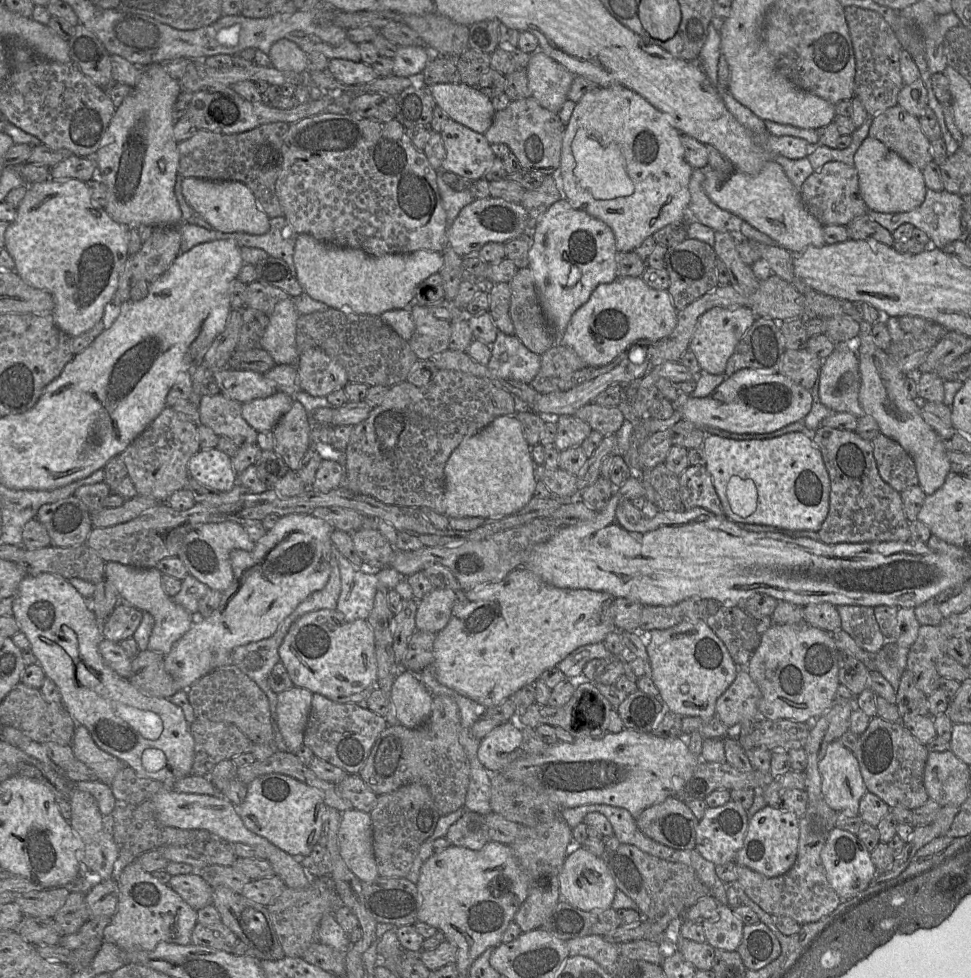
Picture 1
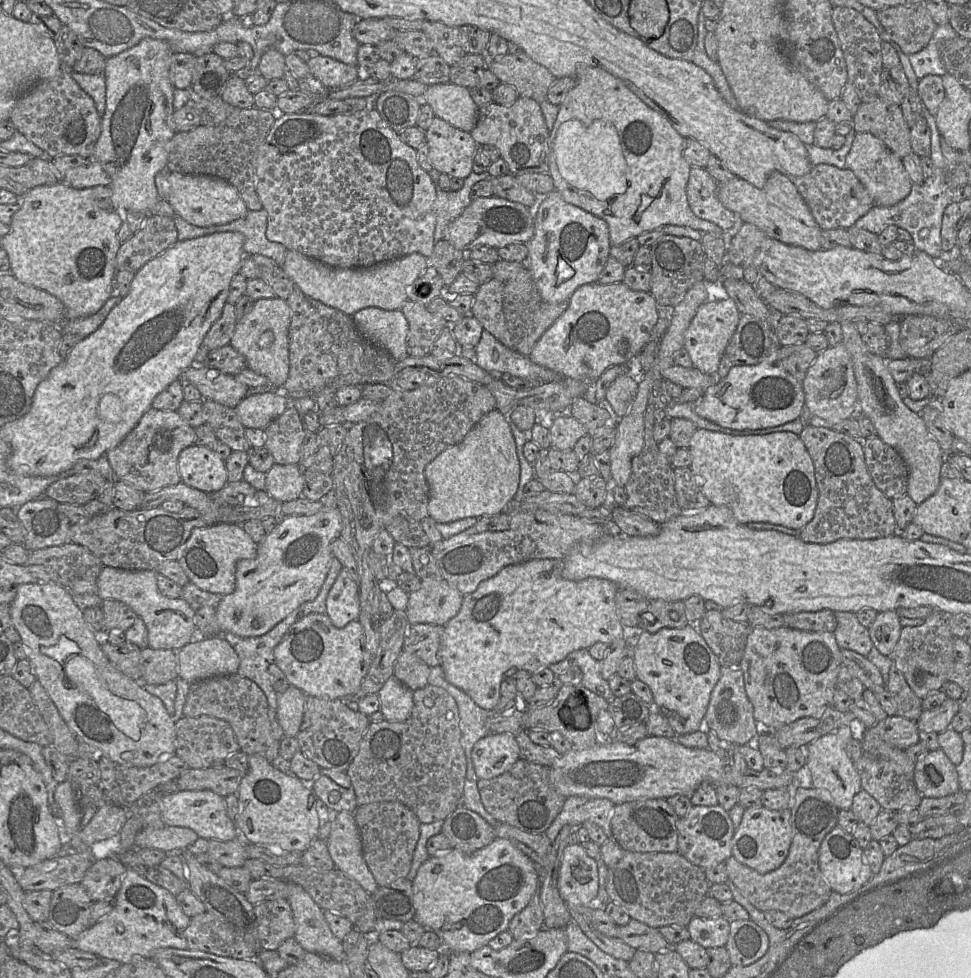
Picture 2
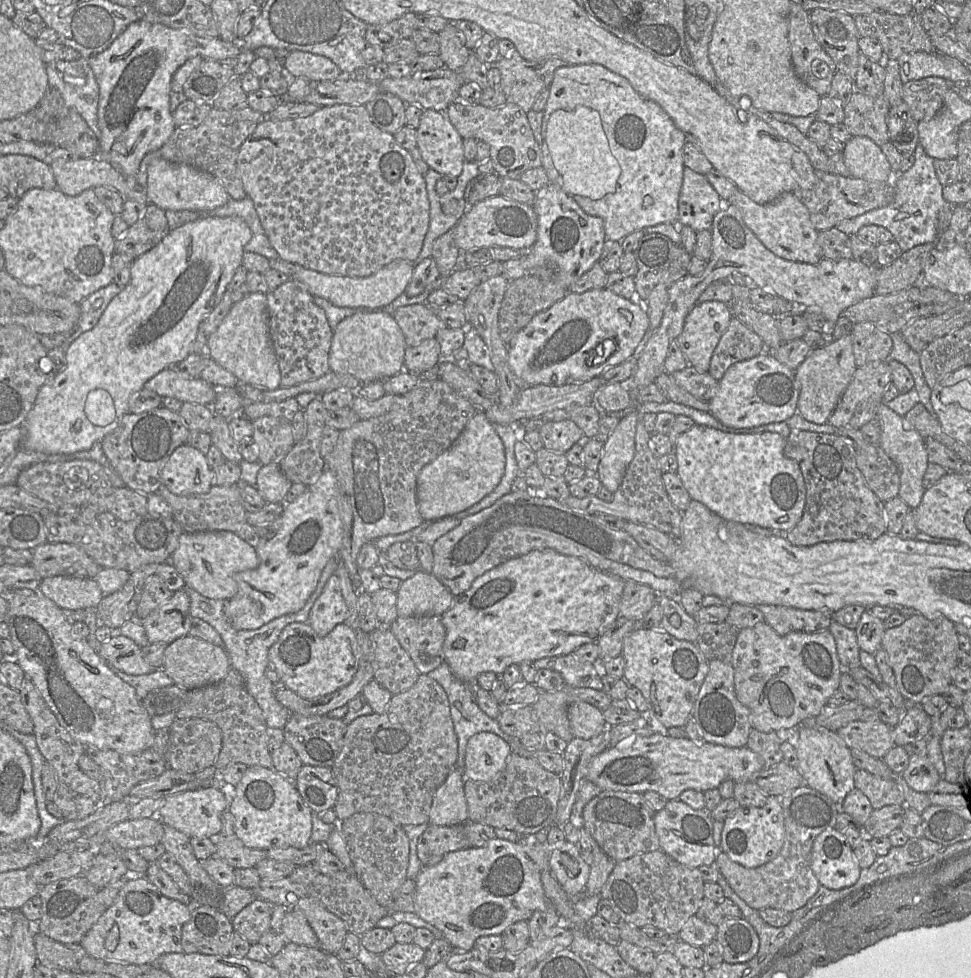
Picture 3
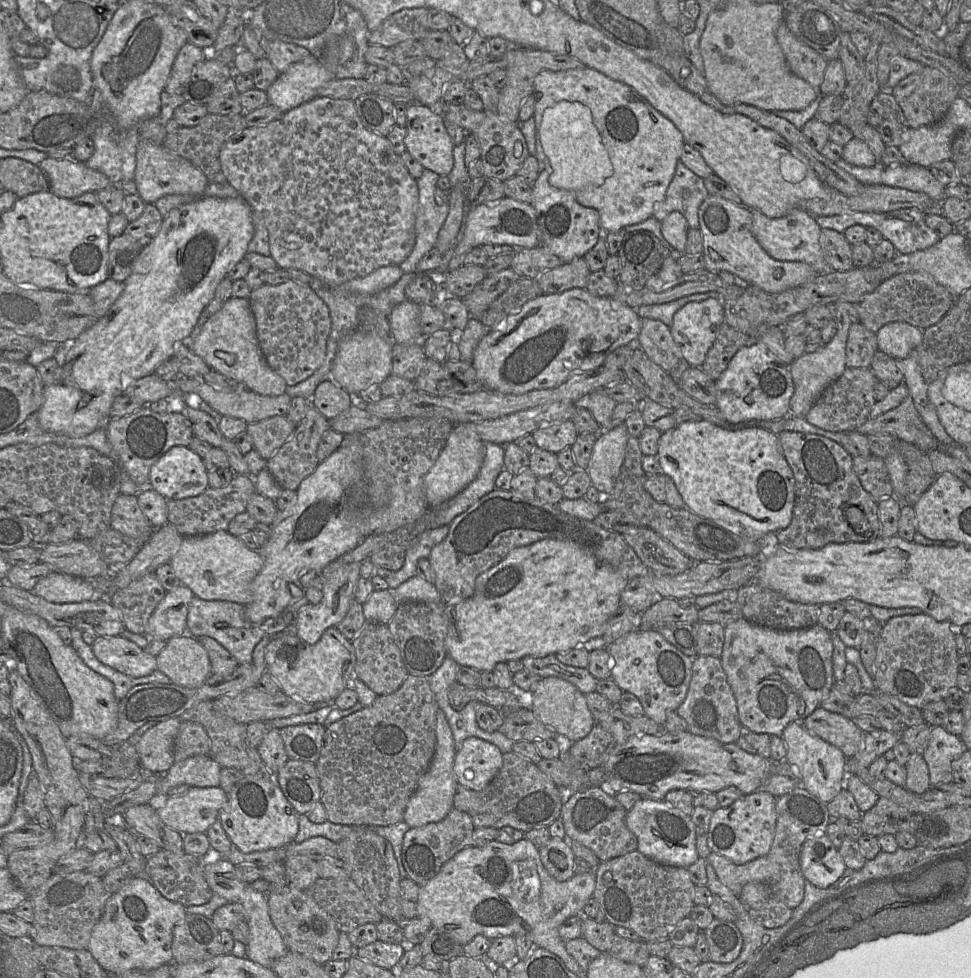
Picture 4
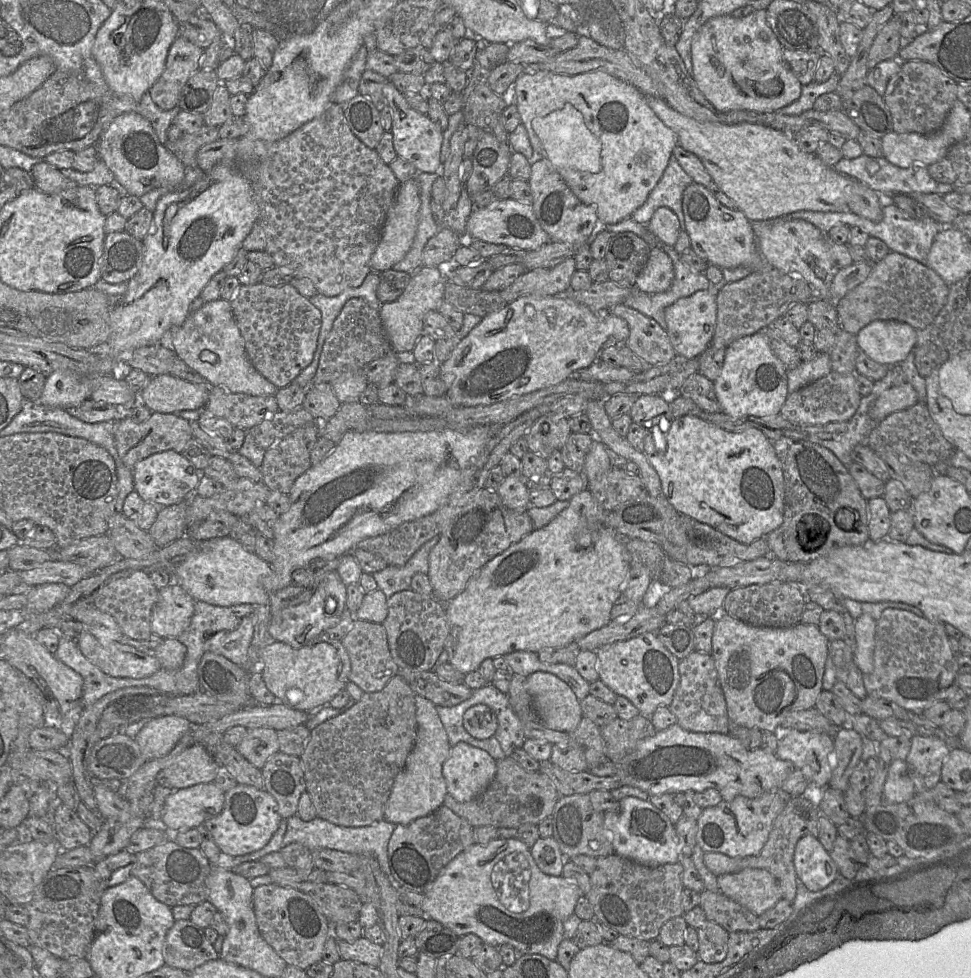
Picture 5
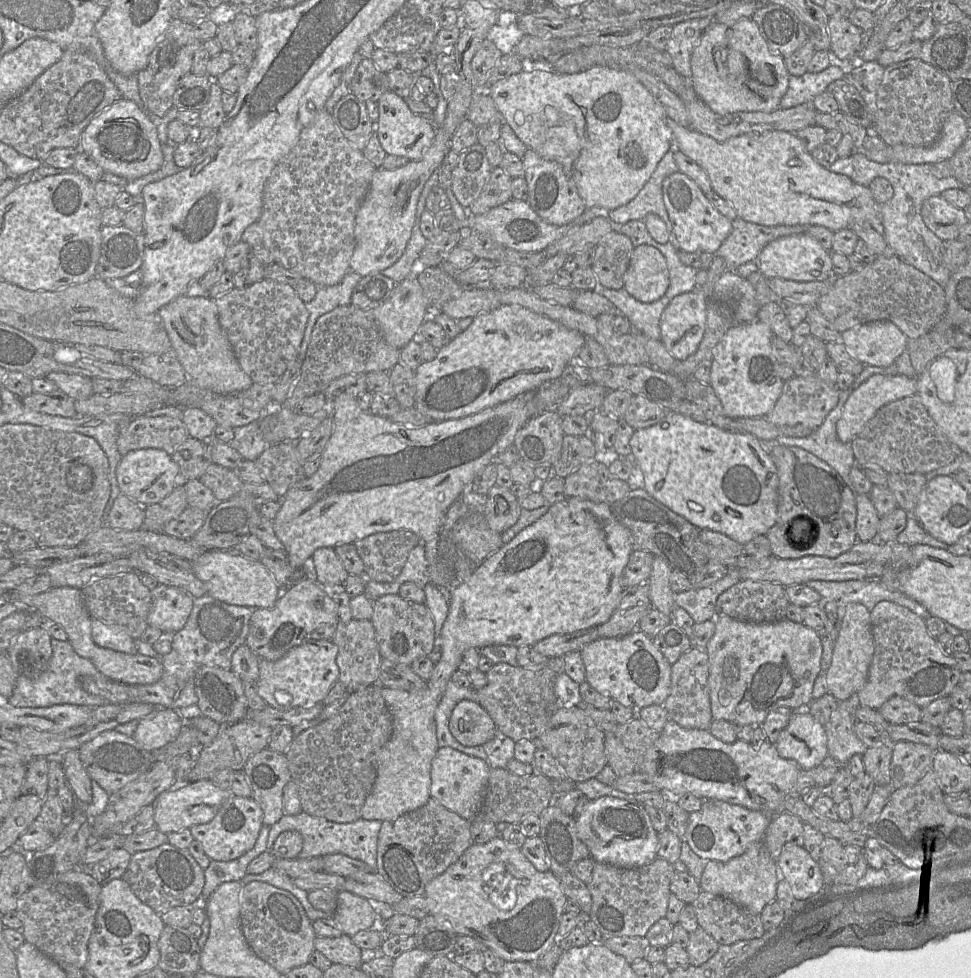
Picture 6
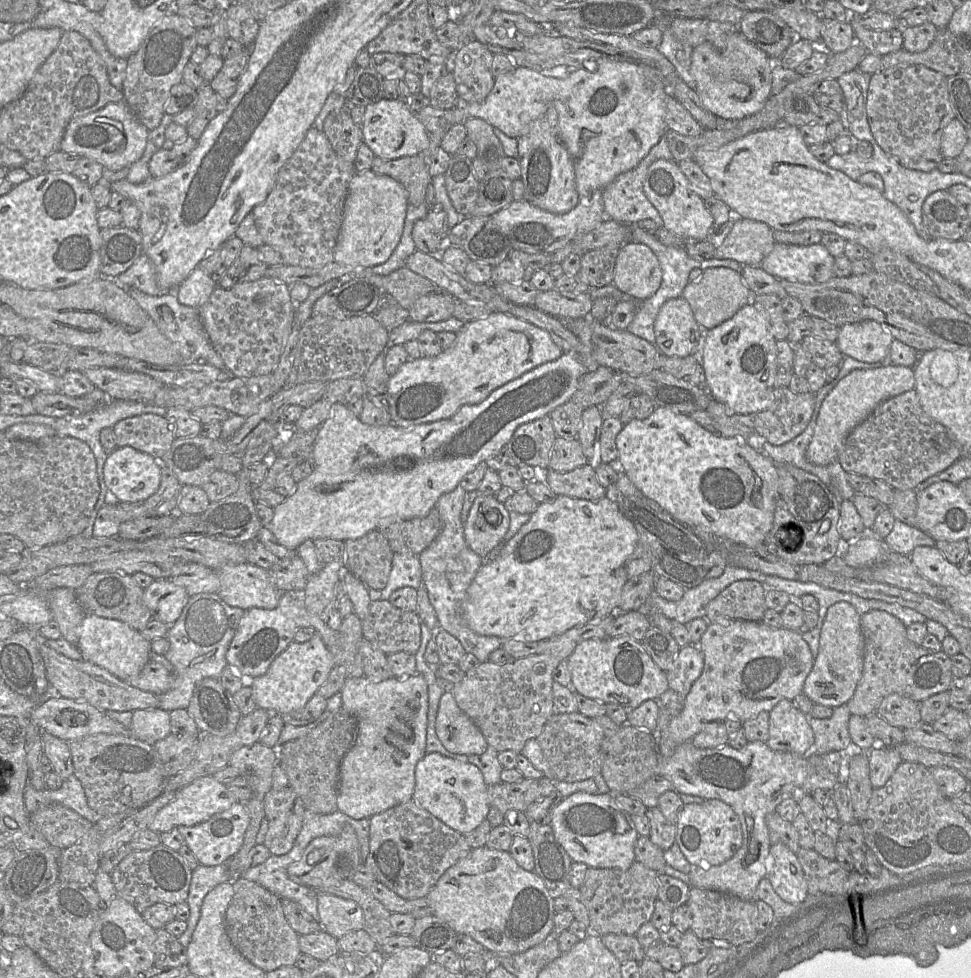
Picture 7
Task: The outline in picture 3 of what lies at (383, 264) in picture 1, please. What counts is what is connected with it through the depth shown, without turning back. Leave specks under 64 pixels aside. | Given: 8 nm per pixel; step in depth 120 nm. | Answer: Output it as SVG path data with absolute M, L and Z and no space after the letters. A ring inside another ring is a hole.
M395 260L367 277L336 276L296 264L291 277L302 283L313 295L325 298L335 306L380 310L405 292L414 270L413 261Z

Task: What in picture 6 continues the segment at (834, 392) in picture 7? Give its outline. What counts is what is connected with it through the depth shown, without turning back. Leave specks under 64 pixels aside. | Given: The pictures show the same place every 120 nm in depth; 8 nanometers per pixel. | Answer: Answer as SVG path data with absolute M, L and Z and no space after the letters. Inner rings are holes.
M874 374L869 377L858 388L852 390L845 402L842 416L836 423L836 432L838 439L843 443L851 442L858 434L862 432L866 424L875 416L883 406L917 394L918 379L907 376Z

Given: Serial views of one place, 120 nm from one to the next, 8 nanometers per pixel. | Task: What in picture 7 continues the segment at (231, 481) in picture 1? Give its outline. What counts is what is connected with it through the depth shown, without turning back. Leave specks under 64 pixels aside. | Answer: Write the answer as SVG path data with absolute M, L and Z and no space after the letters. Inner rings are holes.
M123 446L108 454L103 475L108 490L119 502L144 502L159 488L161 467L151 455Z

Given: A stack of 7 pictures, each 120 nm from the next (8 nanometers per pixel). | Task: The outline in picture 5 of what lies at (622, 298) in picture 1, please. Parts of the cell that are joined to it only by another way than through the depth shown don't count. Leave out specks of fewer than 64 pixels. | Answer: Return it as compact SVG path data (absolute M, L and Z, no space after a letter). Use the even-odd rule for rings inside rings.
M569 296L520 297L483 317L466 337L456 343L450 357L440 364L440 378L446 385L445 396L455 407L472 407L503 402L557 385L594 363L609 337L626 341L629 333L624 319L610 313L593 312Z

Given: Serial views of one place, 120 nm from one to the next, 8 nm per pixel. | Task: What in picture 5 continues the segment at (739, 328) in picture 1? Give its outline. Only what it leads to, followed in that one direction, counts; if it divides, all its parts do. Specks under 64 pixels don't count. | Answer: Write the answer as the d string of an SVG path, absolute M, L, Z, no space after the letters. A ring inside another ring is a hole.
M723 279L706 290L678 299L665 309L666 332L677 355L698 358L711 345L717 321L716 295L725 284Z

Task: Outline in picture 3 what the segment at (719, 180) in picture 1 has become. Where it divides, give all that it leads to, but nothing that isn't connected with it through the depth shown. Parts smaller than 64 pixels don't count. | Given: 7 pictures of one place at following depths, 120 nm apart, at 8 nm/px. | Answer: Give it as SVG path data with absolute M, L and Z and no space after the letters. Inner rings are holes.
M737 190L727 203L739 209L746 226L776 256L809 264L817 264L823 258L818 243L819 232L810 220L808 209L792 192L784 192L774 201L761 205Z

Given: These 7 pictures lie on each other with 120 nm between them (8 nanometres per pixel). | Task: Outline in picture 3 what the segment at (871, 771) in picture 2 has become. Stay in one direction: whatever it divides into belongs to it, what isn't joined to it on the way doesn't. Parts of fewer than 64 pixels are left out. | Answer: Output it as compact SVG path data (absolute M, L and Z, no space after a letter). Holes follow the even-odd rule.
M862 769L854 774L855 789L860 790L874 809L887 805L904 805L905 798L895 779L885 779Z

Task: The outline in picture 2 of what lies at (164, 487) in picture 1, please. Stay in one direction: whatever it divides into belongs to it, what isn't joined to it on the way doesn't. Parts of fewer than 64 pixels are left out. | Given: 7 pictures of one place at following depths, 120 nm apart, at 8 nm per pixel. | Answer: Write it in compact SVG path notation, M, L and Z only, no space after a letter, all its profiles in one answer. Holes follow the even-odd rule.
M150 408L121 443L109 450L106 456L117 480L125 481L143 492L156 491L165 486L177 485L181 482L178 471L178 457L183 449L194 445L195 438L195 429L177 411L163 411Z

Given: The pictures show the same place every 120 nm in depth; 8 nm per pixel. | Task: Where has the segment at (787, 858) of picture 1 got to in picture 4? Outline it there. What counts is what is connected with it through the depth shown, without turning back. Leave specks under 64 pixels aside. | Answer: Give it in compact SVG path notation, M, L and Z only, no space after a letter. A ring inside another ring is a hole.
M759 789L743 795L727 807L715 809L707 831L707 844L711 852L736 864L745 864L766 855L776 832L776 799L771 793Z

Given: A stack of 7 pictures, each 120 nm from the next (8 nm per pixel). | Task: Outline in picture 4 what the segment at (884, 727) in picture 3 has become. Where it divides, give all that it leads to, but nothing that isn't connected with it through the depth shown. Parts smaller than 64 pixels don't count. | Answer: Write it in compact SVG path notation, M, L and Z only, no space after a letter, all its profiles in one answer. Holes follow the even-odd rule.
M820 706L801 723L809 732L839 748L847 759L853 757L864 744L865 733L854 720Z

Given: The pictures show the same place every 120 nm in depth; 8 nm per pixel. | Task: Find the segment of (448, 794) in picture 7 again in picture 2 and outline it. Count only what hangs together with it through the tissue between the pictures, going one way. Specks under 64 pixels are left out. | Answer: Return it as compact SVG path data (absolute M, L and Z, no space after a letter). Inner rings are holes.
M492 733L479 739L472 750L474 770L479 779L492 779L519 760L520 749L515 735Z

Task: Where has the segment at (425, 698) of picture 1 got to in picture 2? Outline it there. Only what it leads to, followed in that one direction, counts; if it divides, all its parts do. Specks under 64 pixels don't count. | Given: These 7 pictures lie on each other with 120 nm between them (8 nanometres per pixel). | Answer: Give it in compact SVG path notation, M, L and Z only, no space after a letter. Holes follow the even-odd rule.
M392 675L378 691L380 711L390 722L405 722L411 715L413 691Z

